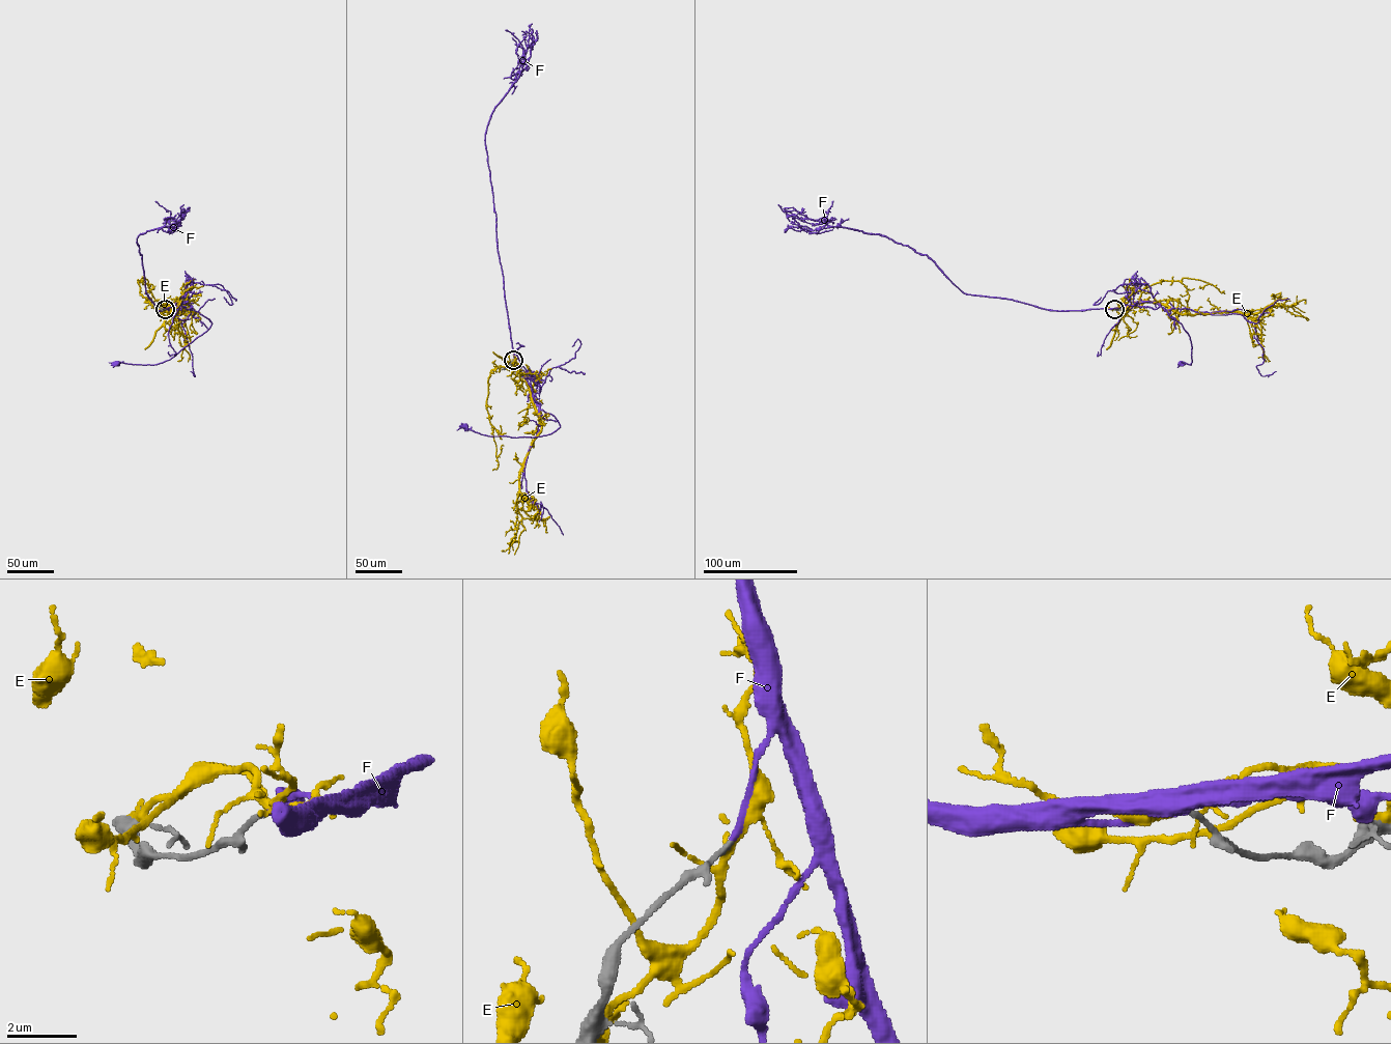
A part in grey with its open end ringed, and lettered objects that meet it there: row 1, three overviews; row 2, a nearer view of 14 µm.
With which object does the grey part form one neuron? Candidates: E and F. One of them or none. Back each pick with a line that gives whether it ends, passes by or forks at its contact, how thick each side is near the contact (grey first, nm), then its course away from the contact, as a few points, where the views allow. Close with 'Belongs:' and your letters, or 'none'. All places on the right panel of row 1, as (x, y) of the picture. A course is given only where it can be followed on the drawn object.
F: it ends | 140/160 nm | via (1113, 309), (1162, 307), (1190, 336), (1192, 362), (1190, 365), (1181, 363)
Belongs: F

